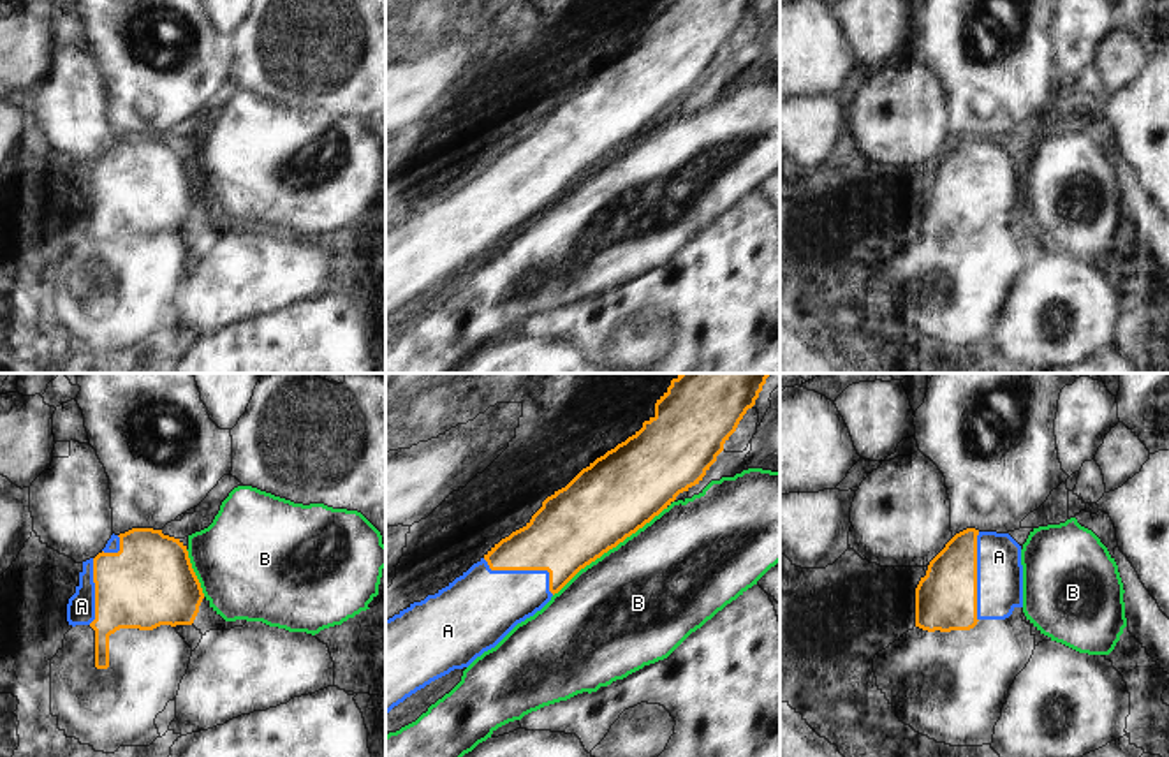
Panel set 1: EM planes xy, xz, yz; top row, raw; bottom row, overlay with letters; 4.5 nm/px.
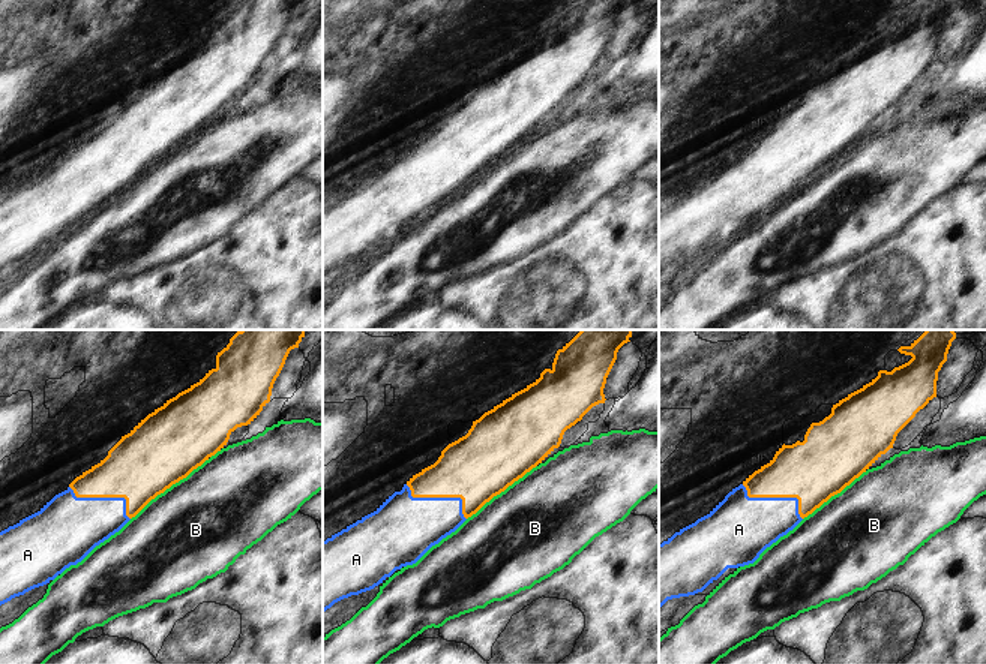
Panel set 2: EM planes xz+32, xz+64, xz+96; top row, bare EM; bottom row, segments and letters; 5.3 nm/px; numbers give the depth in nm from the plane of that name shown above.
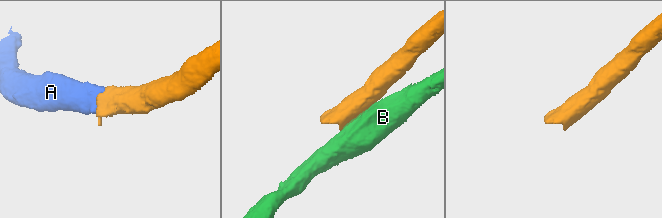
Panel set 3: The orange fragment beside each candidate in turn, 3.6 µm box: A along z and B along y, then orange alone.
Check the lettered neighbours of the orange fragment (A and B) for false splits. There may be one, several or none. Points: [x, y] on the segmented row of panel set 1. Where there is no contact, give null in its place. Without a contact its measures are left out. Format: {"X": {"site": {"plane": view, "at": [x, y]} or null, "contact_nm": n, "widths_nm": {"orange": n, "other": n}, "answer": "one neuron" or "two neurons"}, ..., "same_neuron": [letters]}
{"A": {"site": {"plane": "xz", "at": [525, 569]}, "contact_nm": 360, "widths_nm": {"orange": 340, "other": 320}, "answer": "one neuron"}, "B": {"site": {"plane": "xz", "at": [613, 546]}, "contact_nm": 700, "widths_nm": {"orange": 380, "other": 480}, "answer": "two neurons"}, "same_neuron": ["A"]}

